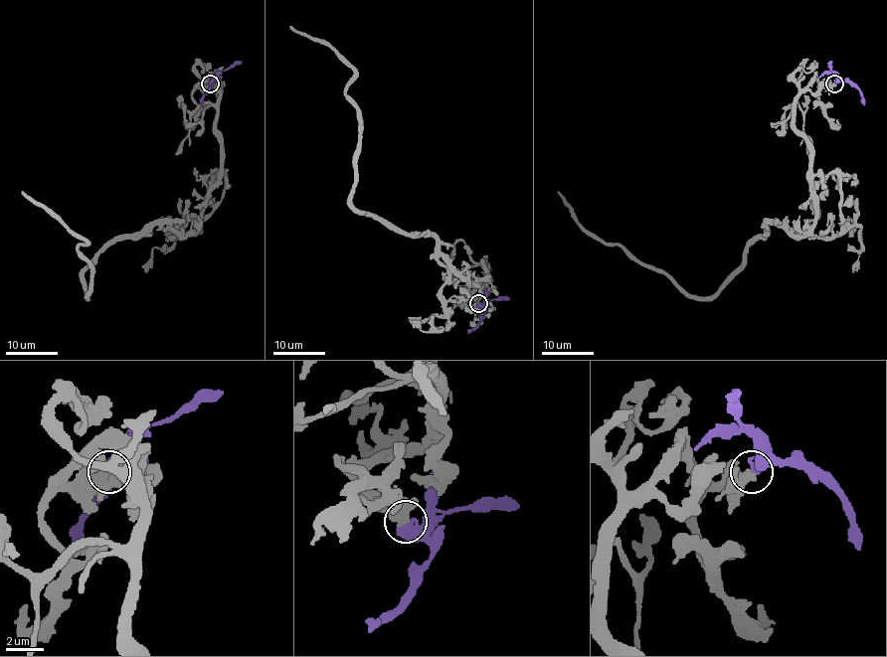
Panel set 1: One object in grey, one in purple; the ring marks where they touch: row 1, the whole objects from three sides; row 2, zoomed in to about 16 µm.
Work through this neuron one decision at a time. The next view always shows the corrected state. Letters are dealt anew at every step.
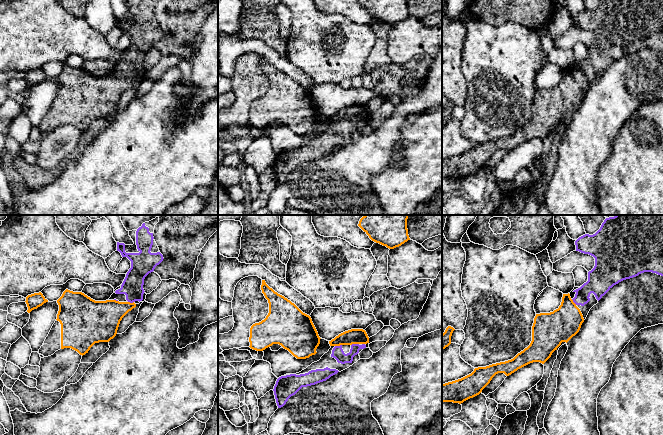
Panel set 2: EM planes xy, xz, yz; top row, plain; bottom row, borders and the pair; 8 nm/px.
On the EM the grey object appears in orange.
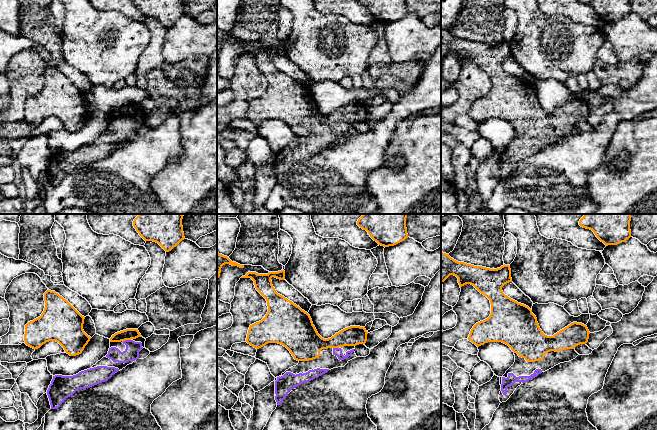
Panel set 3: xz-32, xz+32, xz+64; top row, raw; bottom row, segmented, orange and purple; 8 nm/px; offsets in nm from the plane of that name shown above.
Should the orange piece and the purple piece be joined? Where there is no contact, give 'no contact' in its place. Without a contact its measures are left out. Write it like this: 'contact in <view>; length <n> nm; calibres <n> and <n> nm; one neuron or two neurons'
contact in xz; length 70 nm; calibres 130 and 90 nm; one neuron

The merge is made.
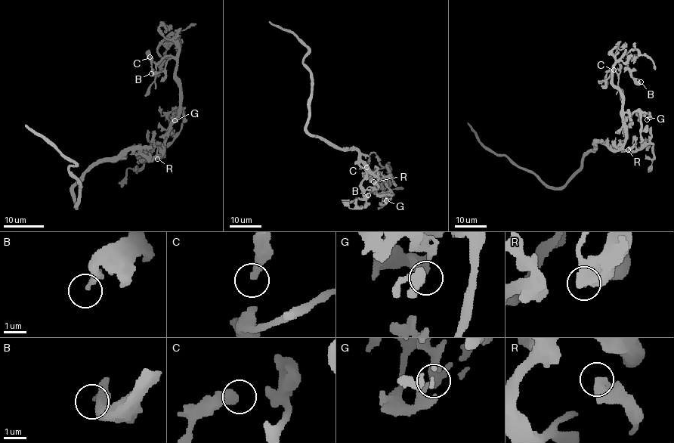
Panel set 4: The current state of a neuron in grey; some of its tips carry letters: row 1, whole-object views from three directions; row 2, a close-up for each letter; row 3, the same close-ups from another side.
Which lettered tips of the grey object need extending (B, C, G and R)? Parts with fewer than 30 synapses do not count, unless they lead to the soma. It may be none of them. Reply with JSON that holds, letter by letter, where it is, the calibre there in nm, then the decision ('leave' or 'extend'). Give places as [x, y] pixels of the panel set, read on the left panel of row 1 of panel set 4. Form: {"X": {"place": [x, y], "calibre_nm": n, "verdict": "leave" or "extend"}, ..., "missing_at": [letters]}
{"B": {"place": [151, 73], "calibre_nm": 260, "verdict": "extend"}, "C": {"place": [149, 57], "calibre_nm": 240, "verdict": "leave"}, "G": {"place": [174, 120], "calibre_nm": 300, "verdict": "leave"}, "R": {"place": [157, 159], "calibre_nm": 440, "verdict": "leave"}, "missing_at": ["B"]}

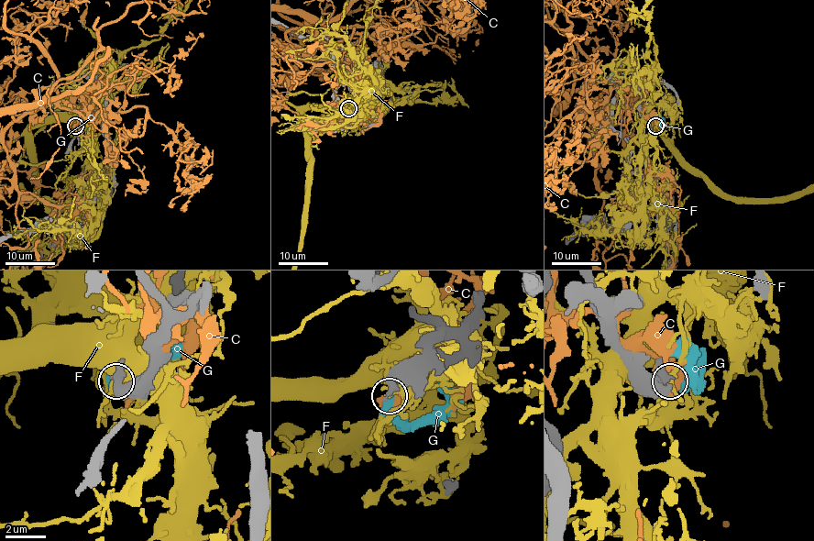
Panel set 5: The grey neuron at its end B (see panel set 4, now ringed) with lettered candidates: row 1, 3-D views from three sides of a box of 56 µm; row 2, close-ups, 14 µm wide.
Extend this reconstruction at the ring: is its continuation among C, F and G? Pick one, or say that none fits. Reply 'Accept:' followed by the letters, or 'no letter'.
Accept: G

